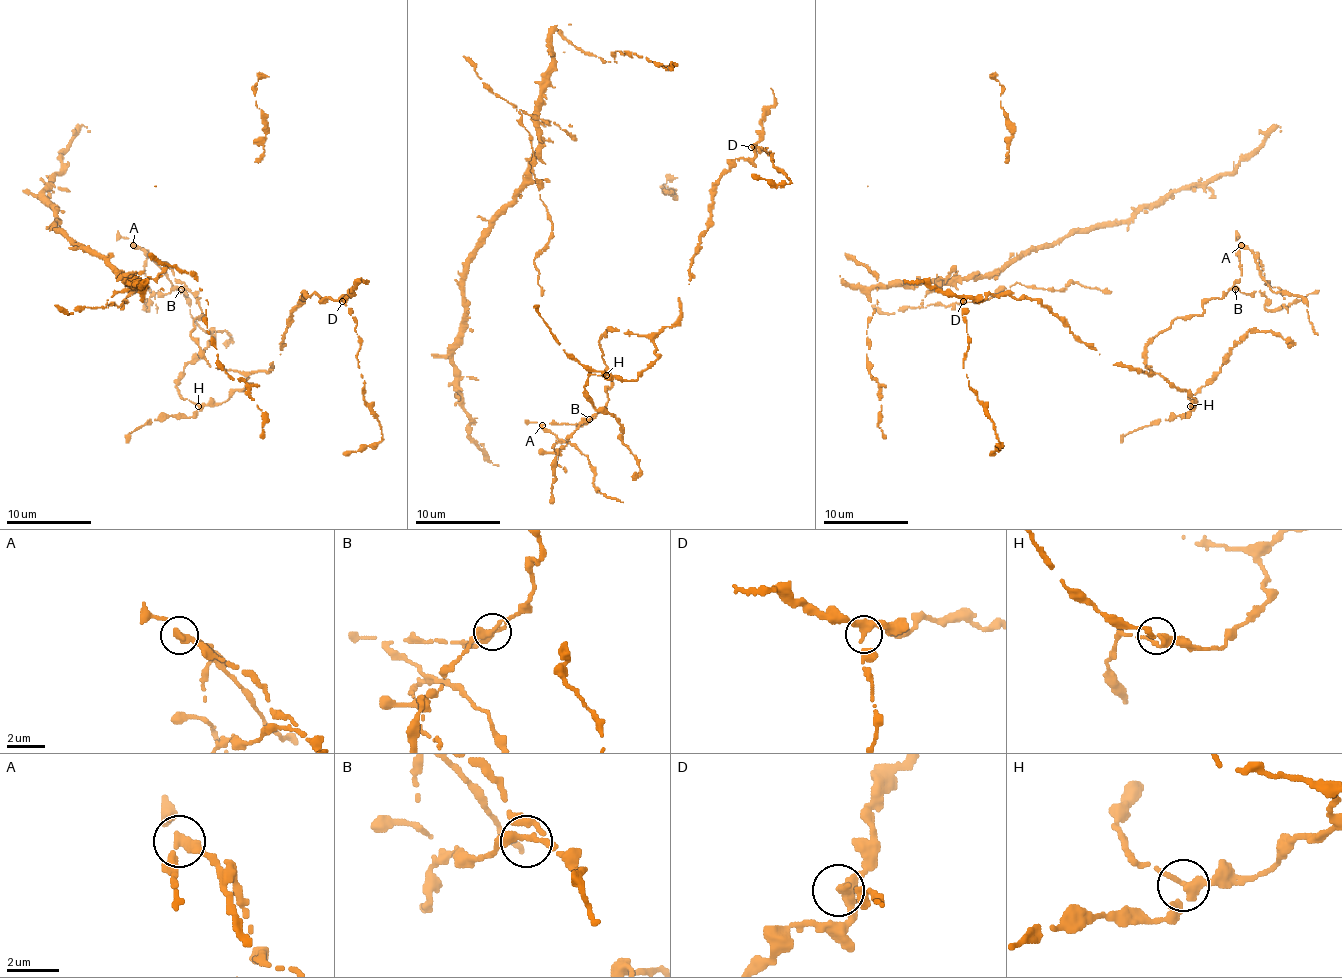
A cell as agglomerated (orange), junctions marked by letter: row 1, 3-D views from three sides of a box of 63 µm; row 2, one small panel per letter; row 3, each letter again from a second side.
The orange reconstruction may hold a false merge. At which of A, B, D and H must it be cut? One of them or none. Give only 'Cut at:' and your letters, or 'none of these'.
Cut at: A

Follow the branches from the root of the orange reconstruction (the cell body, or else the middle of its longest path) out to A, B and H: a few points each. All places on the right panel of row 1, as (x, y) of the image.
A: (1235, 231), (1241, 246)
B: (1235, 231), (1239, 242), (1241, 271), (1235, 289)
H: (1235, 231), (1239, 280), (1145, 348), (1145, 367), (1184, 389), (1190, 406)

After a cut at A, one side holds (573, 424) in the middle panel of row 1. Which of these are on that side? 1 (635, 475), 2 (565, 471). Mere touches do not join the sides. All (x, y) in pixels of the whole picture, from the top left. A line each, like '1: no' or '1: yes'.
1: yes
2: no

